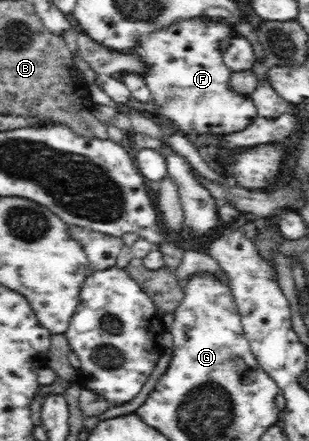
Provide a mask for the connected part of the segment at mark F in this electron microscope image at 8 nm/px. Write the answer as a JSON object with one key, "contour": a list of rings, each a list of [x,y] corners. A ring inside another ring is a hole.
{"contour":[[[209,18],[179,20],[151,34],[141,34],[132,52],[147,65],[145,74],[139,74],[151,91],[147,109],[166,116],[179,128],[178,133],[189,138],[193,134],[219,136],[246,129],[258,117],[257,107],[249,95],[239,94],[228,85],[232,70],[225,66],[219,49],[221,40],[234,35],[233,26]]]}

